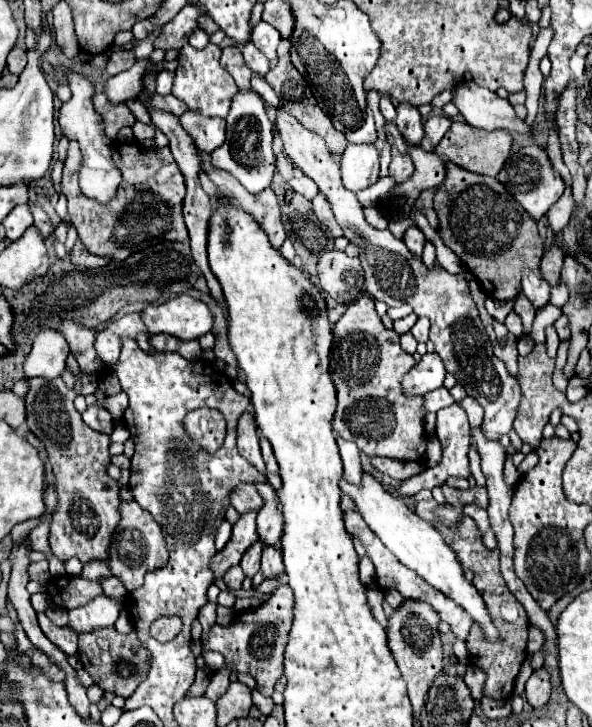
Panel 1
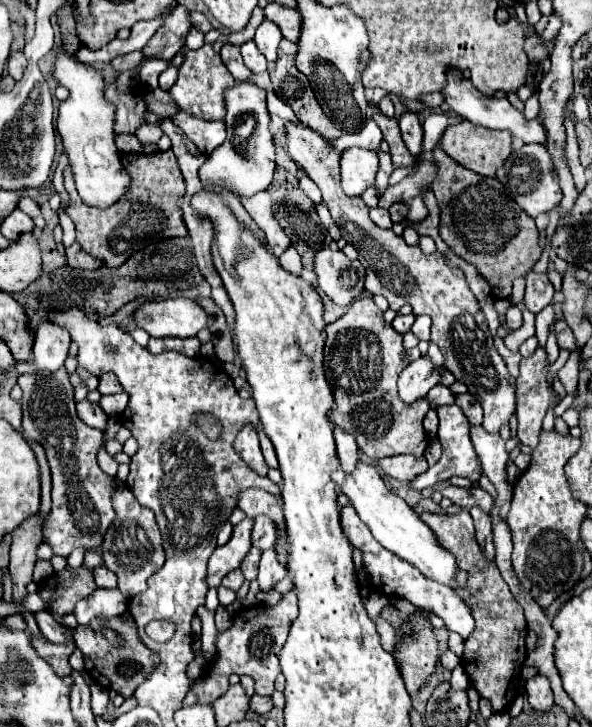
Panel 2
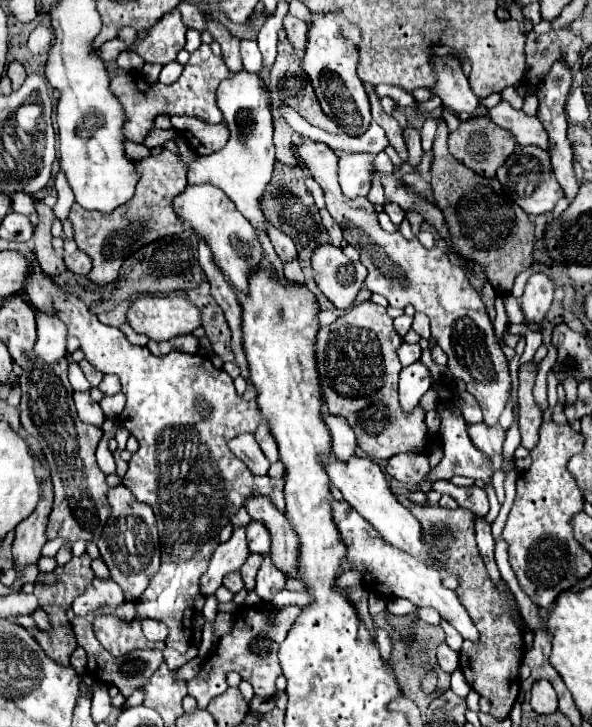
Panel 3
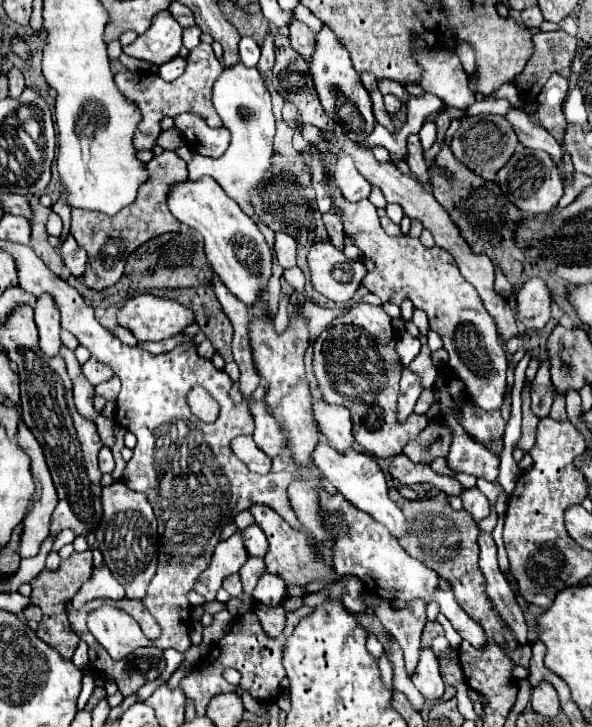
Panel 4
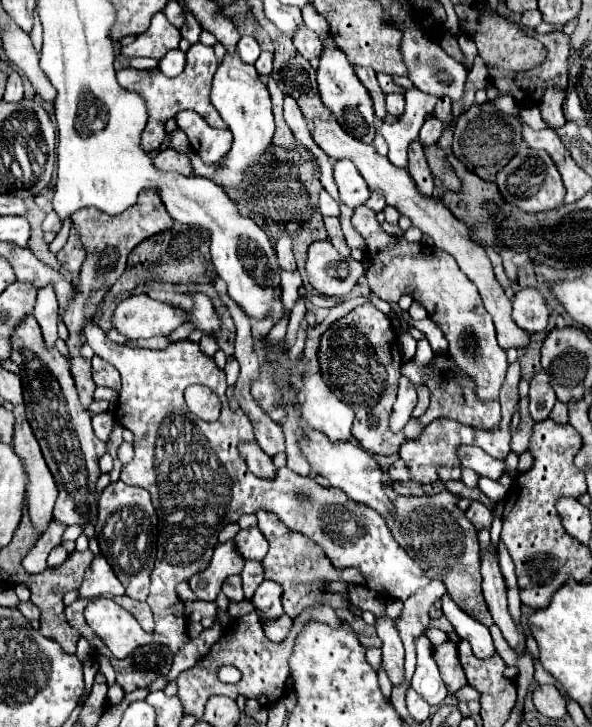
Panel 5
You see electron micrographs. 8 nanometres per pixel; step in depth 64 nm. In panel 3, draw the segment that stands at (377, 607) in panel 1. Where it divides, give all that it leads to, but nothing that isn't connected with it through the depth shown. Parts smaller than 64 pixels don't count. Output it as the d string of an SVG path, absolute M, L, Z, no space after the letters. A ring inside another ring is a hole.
M376 628L376 642L378 642L380 654L382 654L384 658L390 656L390 652L392 652L392 638L390 638L390 632L384 630L384 628Z

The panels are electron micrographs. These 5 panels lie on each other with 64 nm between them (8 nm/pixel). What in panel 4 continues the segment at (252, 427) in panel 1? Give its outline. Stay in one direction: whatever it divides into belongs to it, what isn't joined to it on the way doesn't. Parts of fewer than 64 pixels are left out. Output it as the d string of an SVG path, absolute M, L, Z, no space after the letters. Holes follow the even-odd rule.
M238 436L232 440L232 452L256 474L270 472L270 458L256 446L252 436Z

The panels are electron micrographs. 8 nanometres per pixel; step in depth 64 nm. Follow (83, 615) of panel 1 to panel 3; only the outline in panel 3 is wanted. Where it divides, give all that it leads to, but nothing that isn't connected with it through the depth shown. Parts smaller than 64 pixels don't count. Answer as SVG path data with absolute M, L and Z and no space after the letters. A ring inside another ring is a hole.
M94 578L92 588L80 594L72 602L72 610L76 616L88 616L92 612L112 612L124 604L124 594L116 582L104 582Z

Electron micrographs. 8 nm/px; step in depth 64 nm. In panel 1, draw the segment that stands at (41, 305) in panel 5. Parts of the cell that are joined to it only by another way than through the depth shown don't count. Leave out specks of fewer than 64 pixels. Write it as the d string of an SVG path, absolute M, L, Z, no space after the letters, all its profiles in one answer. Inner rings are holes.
M44 330L36 336L32 350L24 362L28 378L44 378L52 382L62 376L68 358L68 344L58 330Z

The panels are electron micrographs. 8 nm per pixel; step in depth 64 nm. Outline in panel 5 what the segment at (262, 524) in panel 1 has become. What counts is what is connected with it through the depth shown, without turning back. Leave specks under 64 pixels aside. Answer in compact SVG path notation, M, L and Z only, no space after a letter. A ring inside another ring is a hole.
M258 528L240 530L234 540L236 540L236 546L240 548L240 554L246 560L262 560L268 552L268 542Z

